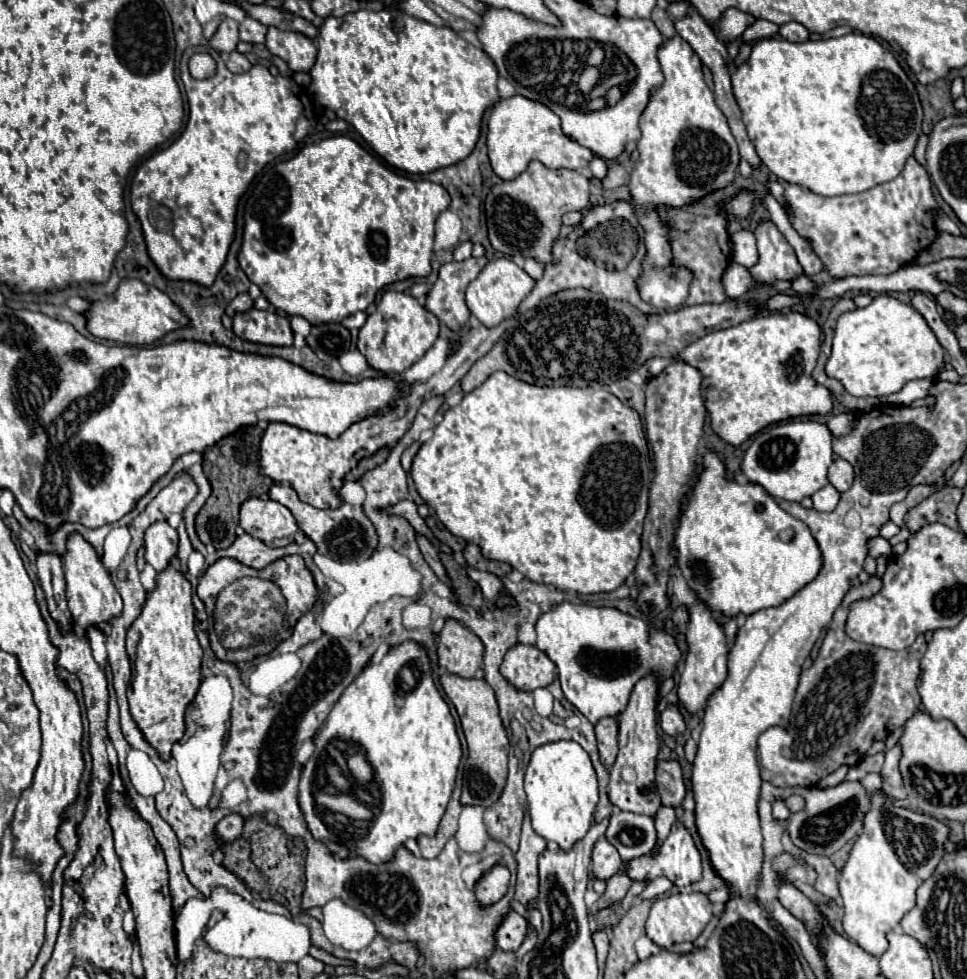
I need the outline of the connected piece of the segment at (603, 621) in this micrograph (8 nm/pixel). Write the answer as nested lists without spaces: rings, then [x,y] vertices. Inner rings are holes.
[[[558,603],[536,621],[536,647],[554,661],[564,697],[590,721],[620,715],[636,681],[654,677],[656,683],[674,677],[680,663],[680,647],[672,633],[650,627],[644,619],[614,607]]]

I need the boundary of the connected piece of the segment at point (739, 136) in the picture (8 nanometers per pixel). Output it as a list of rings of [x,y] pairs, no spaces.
[[[684,1],[670,3],[670,11],[672,11],[672,15],[678,19],[678,21],[676,21],[676,31],[692,45],[692,49],[698,53],[698,57],[702,59],[702,63],[704,63],[704,65],[712,71],[712,75],[714,75],[716,103],[718,103],[720,111],[726,115],[726,119],[728,119],[730,131],[732,131],[732,135],[734,135],[734,139],[736,139],[736,143],[738,143],[738,147],[740,147],[740,157],[746,159],[752,167],[758,165],[758,163],[760,163],[760,157],[756,155],[754,145],[750,143],[750,139],[748,139],[748,135],[746,135],[746,127],[744,127],[744,123],[742,123],[742,111],[740,111],[740,107],[738,107],[738,103],[736,103],[736,99],[734,99],[734,93],[732,93],[732,83],[730,83],[730,59],[728,59],[728,49],[726,49],[726,45],[714,35],[714,31],[704,23],[704,19],[702,19],[690,5],[686,5]]]

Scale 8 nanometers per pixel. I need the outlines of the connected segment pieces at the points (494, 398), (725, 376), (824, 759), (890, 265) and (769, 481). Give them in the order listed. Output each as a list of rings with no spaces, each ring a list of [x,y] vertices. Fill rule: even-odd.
[[[504,371],[492,373],[478,389],[464,395],[464,399],[448,409],[442,421],[436,425],[432,437],[422,443],[420,451],[414,457],[410,475],[416,483],[416,489],[428,507],[434,507],[438,519],[444,527],[456,535],[474,543],[482,549],[482,555],[492,561],[506,561],[512,569],[520,571],[534,583],[554,585],[560,591],[574,591],[580,595],[590,593],[606,593],[620,587],[626,577],[634,571],[638,555],[640,555],[640,537],[642,525],[648,511],[648,489],[650,489],[650,455],[648,455],[648,441],[644,437],[644,429],[640,423],[640,415],[636,409],[624,405],[618,397],[604,389],[594,387],[561,386],[548,387],[528,385],[518,381]]]
[[[790,311],[790,313],[774,313],[768,317],[754,317],[740,325],[712,331],[692,345],[688,345],[678,357],[686,363],[694,365],[702,371],[702,391],[704,405],[712,419],[712,429],[730,445],[740,445],[760,429],[770,423],[784,421],[800,415],[826,415],[832,409],[832,393],[818,385],[812,379],[812,369],[816,365],[820,353],[820,327],[814,319]]]
[[[872,575],[868,583],[856,585],[848,591],[842,605],[836,609],[824,643],[820,647],[818,657],[814,659],[812,667],[802,671],[800,685],[796,689],[792,717],[788,727],[770,727],[758,739],[758,759],[762,769],[762,779],[772,783],[774,787],[814,787],[824,773],[836,771],[840,765],[854,765],[860,761],[866,751],[872,747],[874,741],[886,739],[894,727],[900,727],[918,711],[920,695],[916,689],[916,681],[920,675],[920,659],[926,651],[924,635],[916,637],[916,641],[902,651],[882,649],[866,643],[858,643],[846,635],[846,613],[848,607],[856,601],[874,597],[882,587],[882,581]]]
[[[908,157],[902,173],[888,183],[876,185],[864,193],[822,197],[810,189],[798,185],[786,185],[784,189],[784,211],[800,237],[804,237],[814,253],[824,261],[824,269],[834,279],[844,279],[850,275],[890,275],[900,267],[912,263],[922,249],[928,249],[936,239],[936,219],[940,205],[932,193],[932,183],[926,169],[914,159]]]
[[[792,419],[766,427],[754,437],[744,455],[742,471],[750,481],[760,483],[772,497],[800,501],[812,497],[828,483],[826,473],[832,463],[832,453],[832,431],[826,423]]]

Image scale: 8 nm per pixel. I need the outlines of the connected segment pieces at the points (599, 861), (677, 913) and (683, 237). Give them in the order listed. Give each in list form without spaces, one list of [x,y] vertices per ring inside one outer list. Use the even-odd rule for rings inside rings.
[[[598,841],[594,845],[594,851],[592,851],[592,873],[594,873],[594,879],[608,881],[614,873],[618,873],[620,867],[622,867],[622,859],[620,859],[616,847],[610,845],[608,841]]]
[[[676,893],[666,899],[656,899],[652,903],[646,921],[646,935],[662,949],[670,949],[674,943],[694,941],[704,931],[710,919],[712,919],[712,903],[704,893]]]
[[[728,191],[710,193],[710,195],[706,195],[706,197],[690,203],[690,209],[688,207],[680,207],[680,209],[664,207],[664,209],[658,209],[660,219],[670,229],[668,243],[672,247],[672,265],[686,267],[688,271],[692,271],[690,295],[686,299],[686,305],[722,303],[726,299],[720,279],[722,279],[726,267],[730,265],[732,247],[730,247],[730,235],[726,237],[726,225],[728,225],[728,221],[726,221],[726,217],[722,217],[716,211],[716,203],[724,201],[726,193]]]

